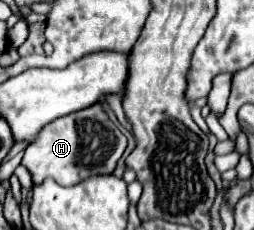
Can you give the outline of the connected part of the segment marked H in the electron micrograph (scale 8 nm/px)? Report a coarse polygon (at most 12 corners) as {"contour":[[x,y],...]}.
{"contour":[[96,103],[42,127],[34,185],[112,175],[126,137]]}

